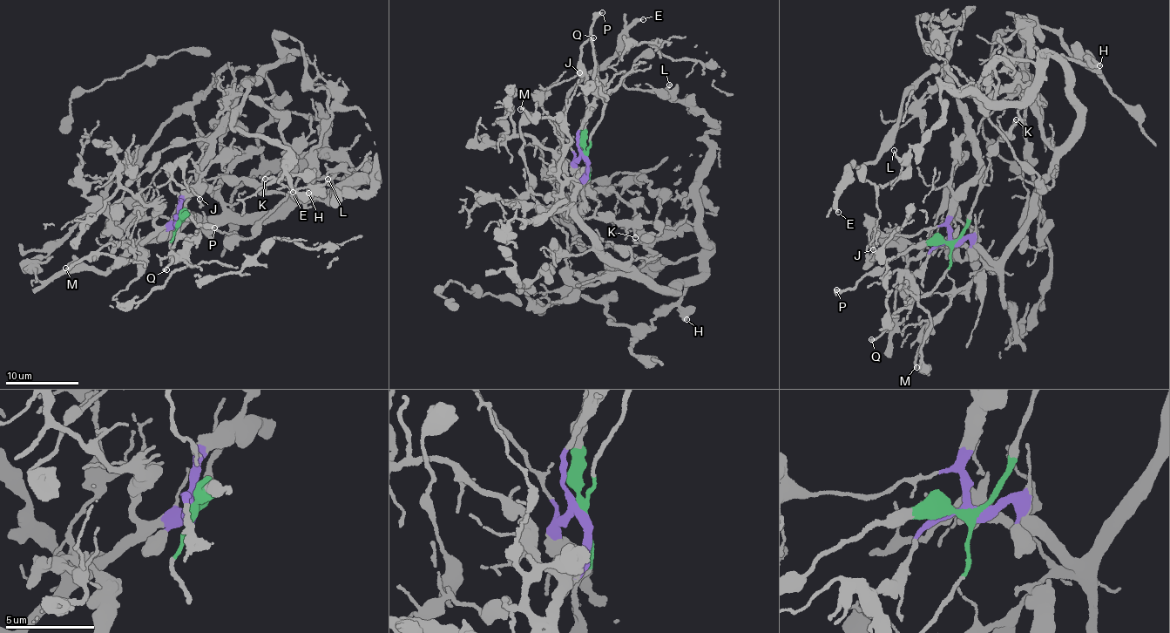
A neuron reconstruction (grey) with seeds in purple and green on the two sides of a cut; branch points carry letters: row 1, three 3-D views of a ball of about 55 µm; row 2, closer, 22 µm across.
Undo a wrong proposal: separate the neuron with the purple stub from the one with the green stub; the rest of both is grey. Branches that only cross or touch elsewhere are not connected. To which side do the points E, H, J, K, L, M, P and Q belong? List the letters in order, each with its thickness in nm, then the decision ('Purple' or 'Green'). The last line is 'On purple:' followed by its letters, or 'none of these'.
E: Thickness 240 nm. Green
H: Thickness 400 nm. Purple
J: Thickness 130 nm. Purple
K: Thickness 170 nm. Purple
L: Thickness 130 nm. Purple
M: Thickness 240 nm. Purple
P: Thickness 360 nm. Green
Q: Thickness 240 nm. Green
On purple: H, J, K, L, M

